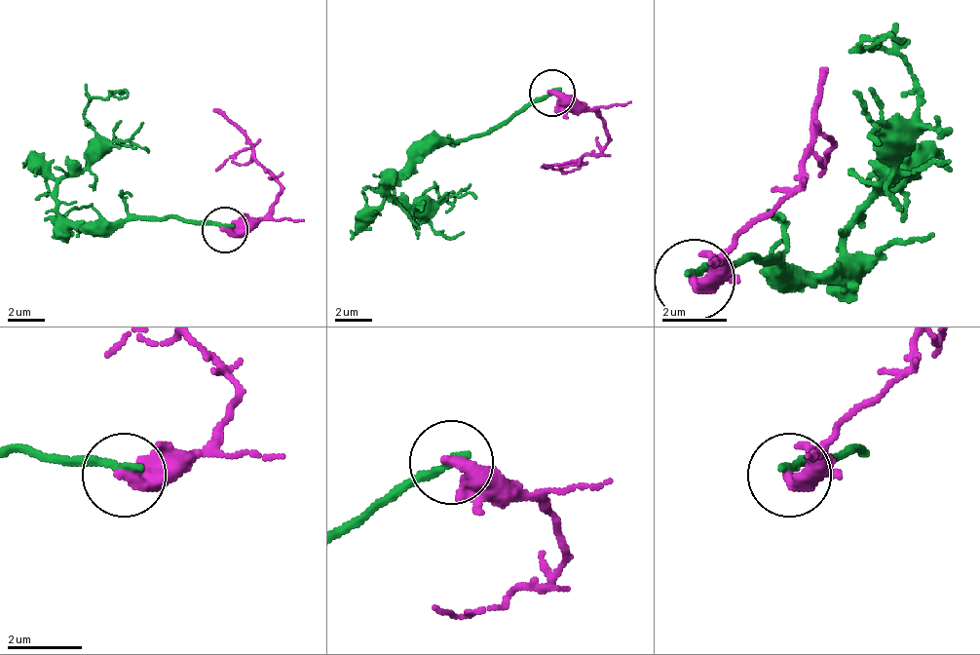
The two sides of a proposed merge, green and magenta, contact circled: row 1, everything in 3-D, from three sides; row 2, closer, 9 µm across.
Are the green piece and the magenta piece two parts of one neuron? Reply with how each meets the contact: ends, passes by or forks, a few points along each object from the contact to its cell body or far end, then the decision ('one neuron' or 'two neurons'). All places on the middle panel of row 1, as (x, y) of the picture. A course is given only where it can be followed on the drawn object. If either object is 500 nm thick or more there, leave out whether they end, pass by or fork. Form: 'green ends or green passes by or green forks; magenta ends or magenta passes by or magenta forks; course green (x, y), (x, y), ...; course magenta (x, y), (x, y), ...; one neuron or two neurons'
green ends; magenta ends; course green (550, 94), (476, 135), (431, 140), (384, 177), (384, 191), (421, 219), (412, 214), (434, 191), (444, 214); course magenta (550, 94), (574, 94), (602, 122), (607, 144), (542, 168); two neurons

